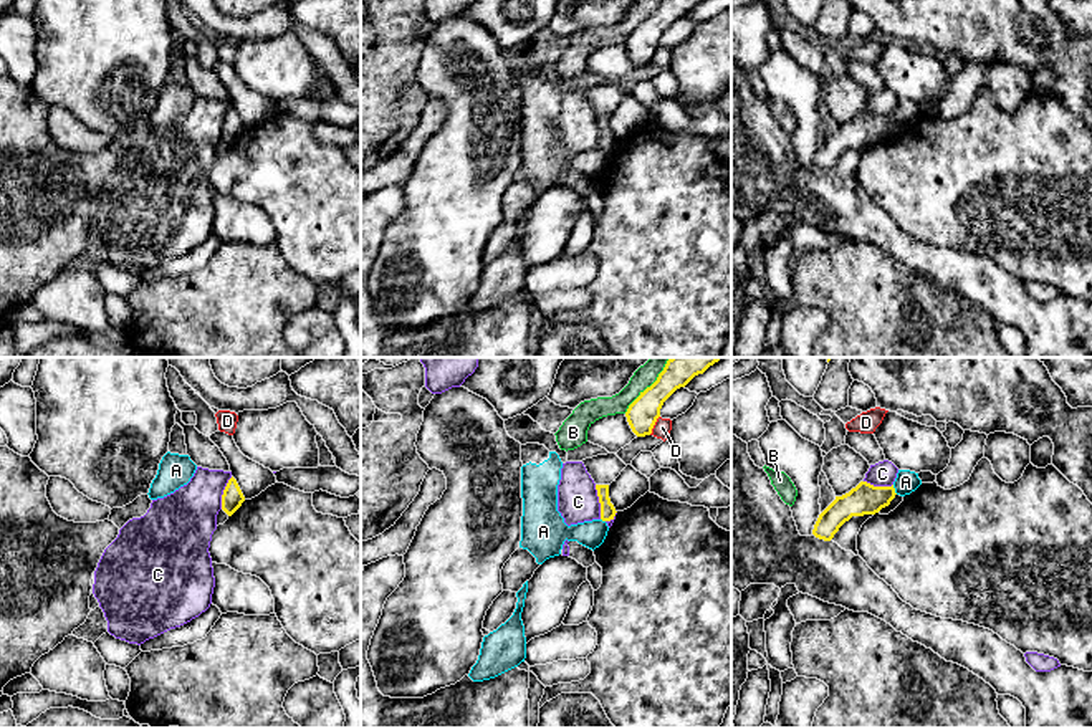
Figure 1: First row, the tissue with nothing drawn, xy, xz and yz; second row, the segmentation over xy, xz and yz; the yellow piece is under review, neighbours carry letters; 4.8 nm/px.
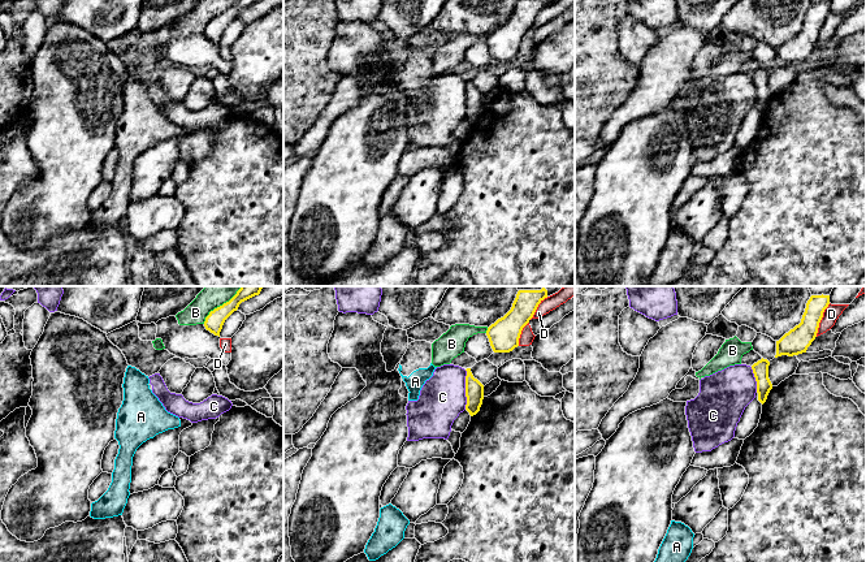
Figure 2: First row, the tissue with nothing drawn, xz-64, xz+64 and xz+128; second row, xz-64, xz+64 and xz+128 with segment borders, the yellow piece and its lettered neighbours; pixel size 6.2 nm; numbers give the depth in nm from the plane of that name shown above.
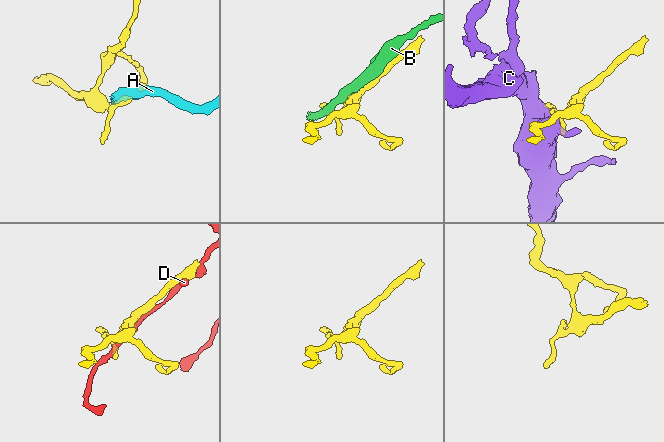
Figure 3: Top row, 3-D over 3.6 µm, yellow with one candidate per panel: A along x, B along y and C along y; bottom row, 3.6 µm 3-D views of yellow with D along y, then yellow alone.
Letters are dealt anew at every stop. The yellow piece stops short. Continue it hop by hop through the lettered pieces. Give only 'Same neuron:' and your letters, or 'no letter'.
Same neuron: no letter

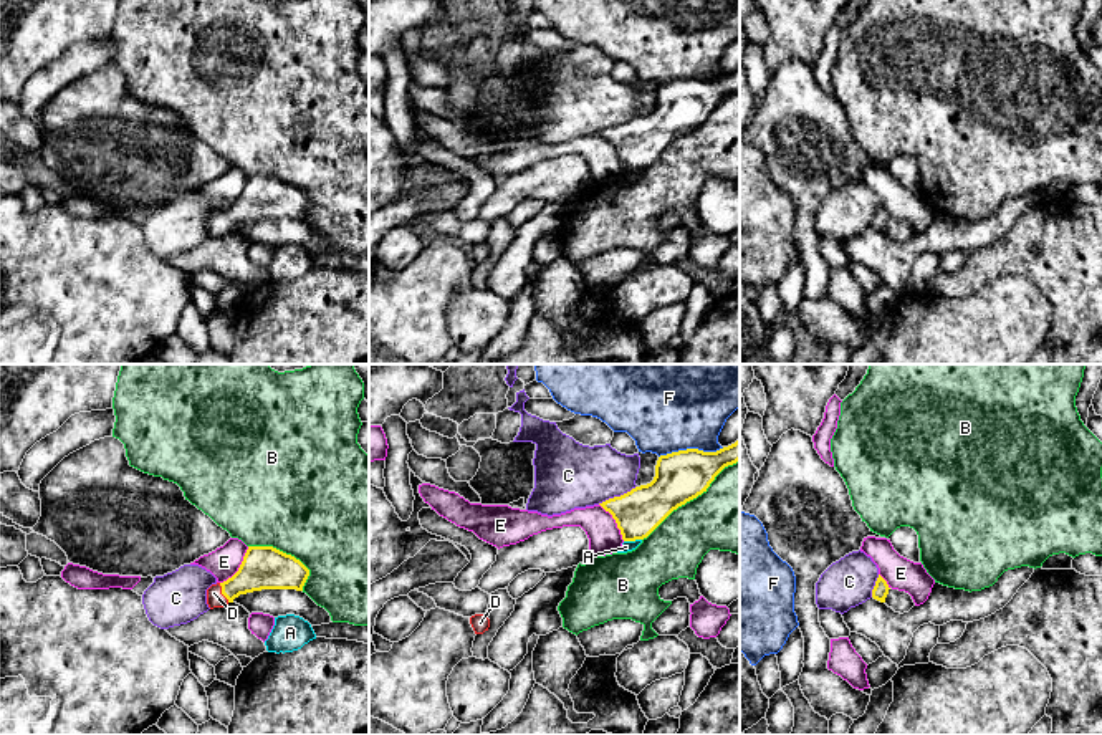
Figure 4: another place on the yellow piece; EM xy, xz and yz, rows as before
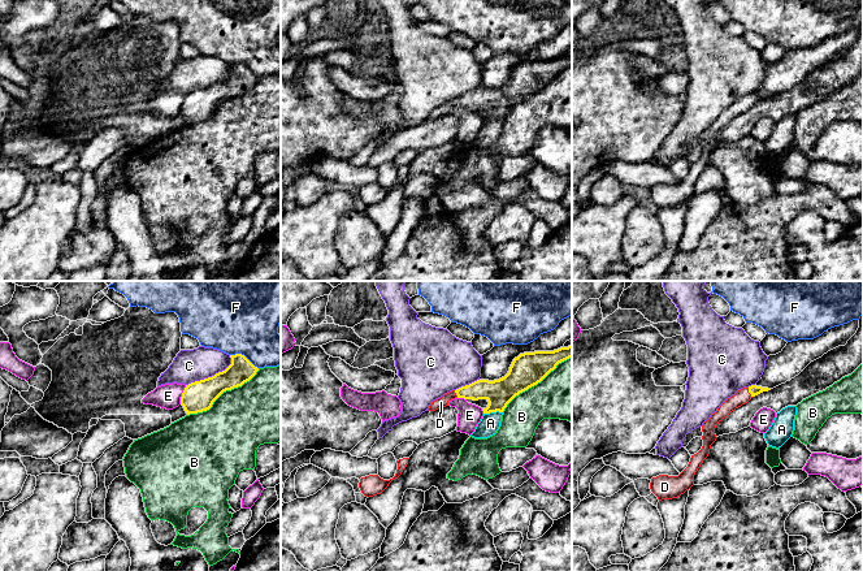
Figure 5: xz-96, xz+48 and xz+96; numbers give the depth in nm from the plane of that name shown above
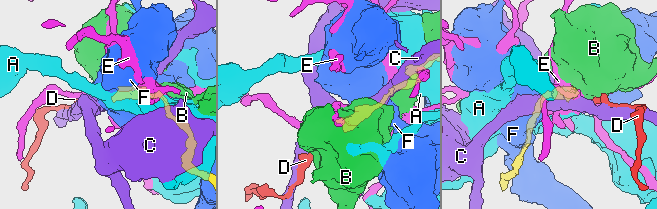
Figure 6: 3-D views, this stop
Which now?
Same neuron: D

